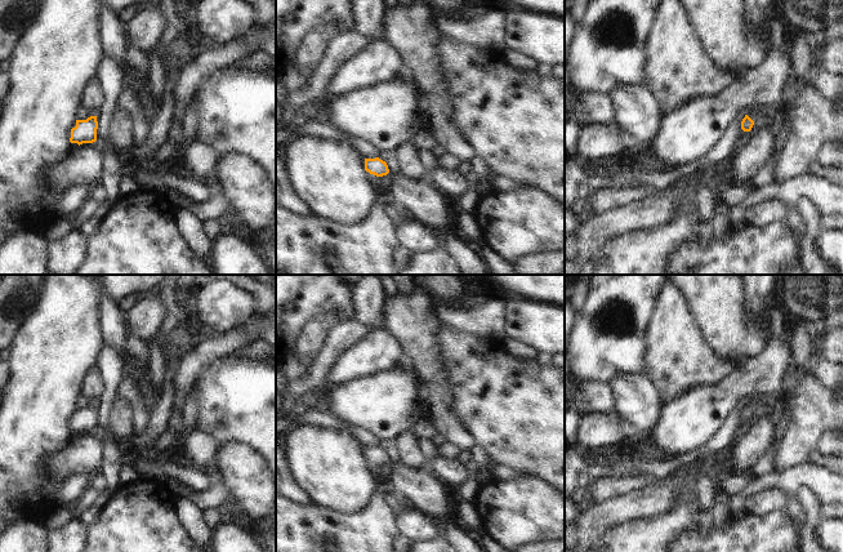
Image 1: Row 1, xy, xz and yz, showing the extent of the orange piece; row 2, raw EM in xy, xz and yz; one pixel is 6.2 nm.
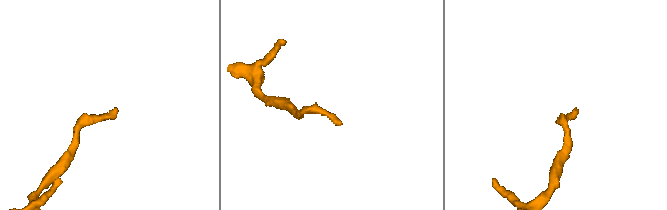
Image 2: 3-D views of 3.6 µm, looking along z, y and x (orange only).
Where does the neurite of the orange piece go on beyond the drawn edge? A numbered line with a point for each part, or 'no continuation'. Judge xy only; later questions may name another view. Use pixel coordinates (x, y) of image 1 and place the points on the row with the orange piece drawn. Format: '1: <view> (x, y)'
no continuation

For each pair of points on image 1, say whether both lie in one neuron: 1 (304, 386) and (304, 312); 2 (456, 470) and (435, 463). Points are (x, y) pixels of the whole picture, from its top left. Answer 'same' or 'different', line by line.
1: different
2: same

